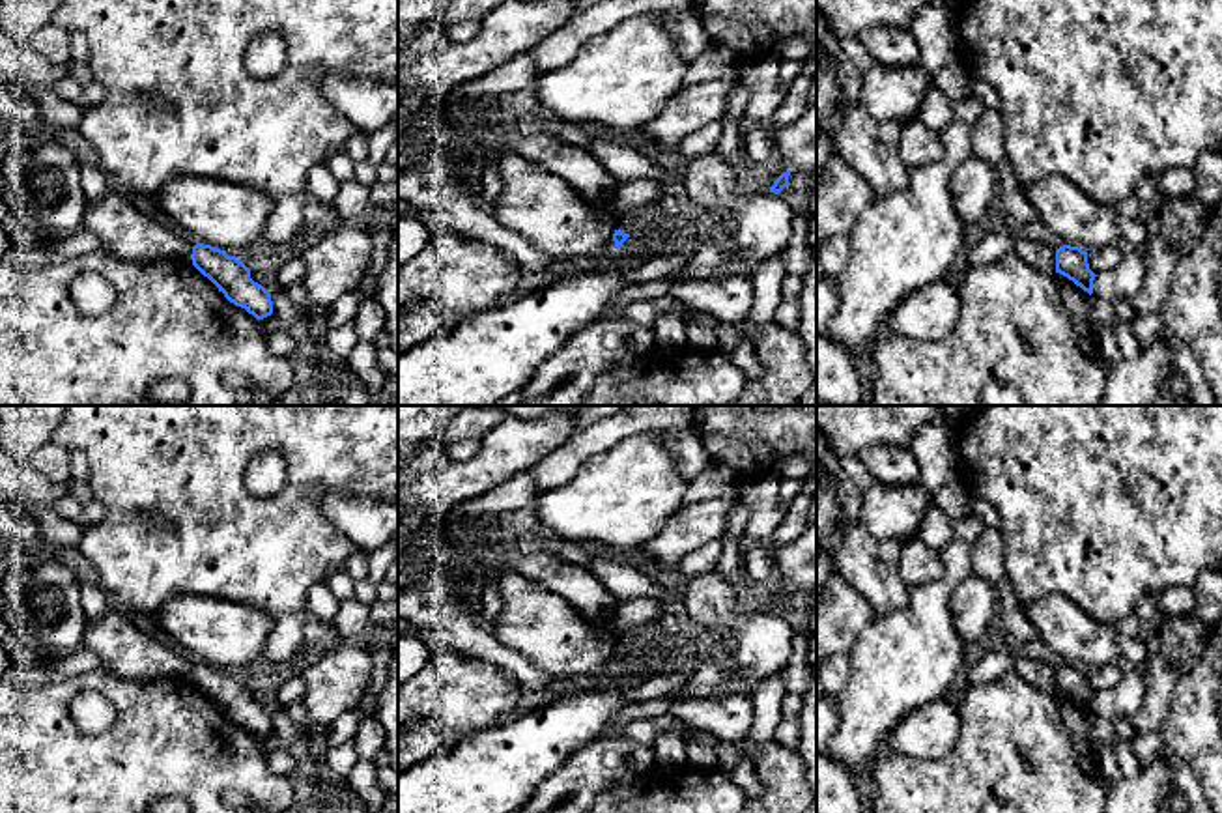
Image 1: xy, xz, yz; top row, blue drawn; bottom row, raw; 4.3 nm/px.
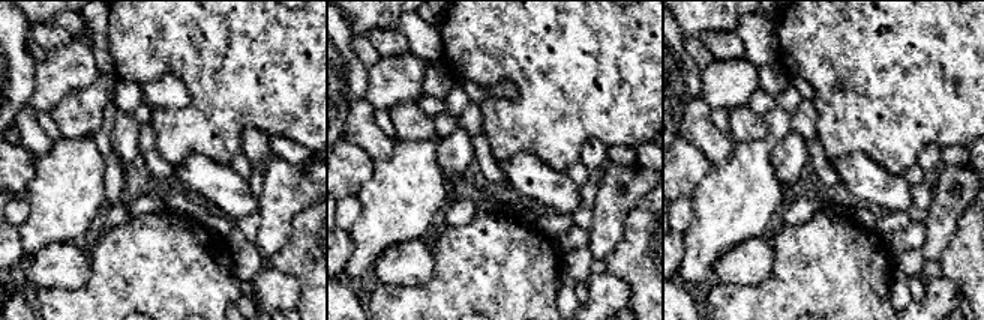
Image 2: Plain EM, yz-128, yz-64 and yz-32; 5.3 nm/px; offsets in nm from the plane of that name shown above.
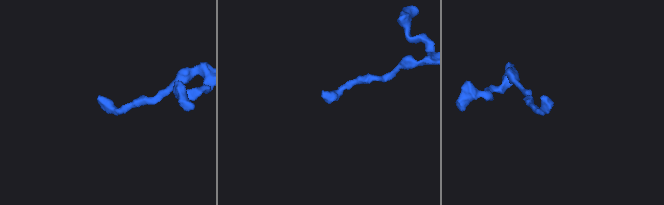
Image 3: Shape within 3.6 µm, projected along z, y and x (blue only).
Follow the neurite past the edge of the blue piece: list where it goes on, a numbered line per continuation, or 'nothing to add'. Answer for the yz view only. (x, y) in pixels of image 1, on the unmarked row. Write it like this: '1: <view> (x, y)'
nothing to add

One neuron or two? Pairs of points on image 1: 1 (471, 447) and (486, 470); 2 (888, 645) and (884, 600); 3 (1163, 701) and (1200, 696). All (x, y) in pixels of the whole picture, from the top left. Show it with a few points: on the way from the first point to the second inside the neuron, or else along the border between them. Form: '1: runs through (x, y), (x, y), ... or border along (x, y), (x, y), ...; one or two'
1: border along (483, 440), (477, 453), (466, 460), (447, 456); two
2: border along (910, 587), (909, 600), (903, 606), (877, 617); two
3: border along (1196, 662), (1181, 679), (1168, 714), (1157, 729); two

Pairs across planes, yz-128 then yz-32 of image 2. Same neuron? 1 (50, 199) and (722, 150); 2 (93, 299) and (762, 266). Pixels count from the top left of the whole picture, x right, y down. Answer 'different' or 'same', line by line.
1: different
2: different

